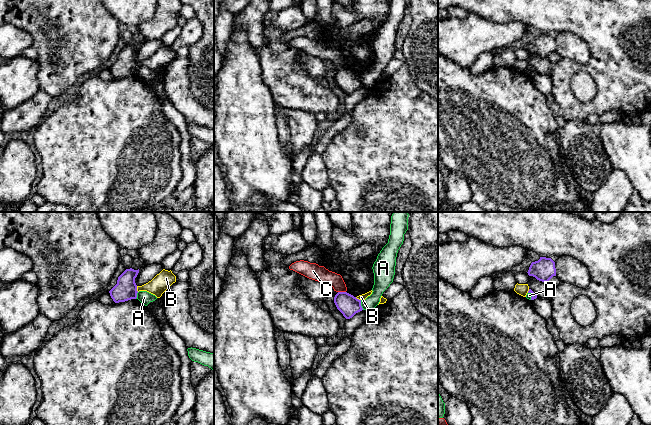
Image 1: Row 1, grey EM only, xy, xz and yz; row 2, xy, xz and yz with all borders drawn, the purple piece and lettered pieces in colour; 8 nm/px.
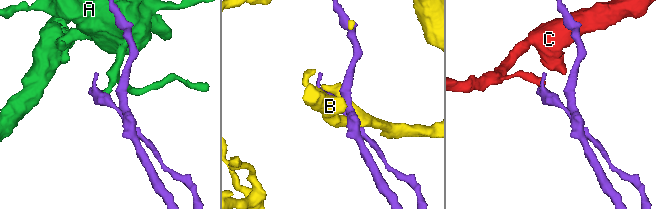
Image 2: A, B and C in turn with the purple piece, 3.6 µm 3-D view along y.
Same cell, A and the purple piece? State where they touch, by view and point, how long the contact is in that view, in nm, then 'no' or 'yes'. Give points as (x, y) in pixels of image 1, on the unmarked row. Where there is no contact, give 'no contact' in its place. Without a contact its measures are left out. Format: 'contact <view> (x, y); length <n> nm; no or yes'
contact xz (360, 81); length 80 nm; no

